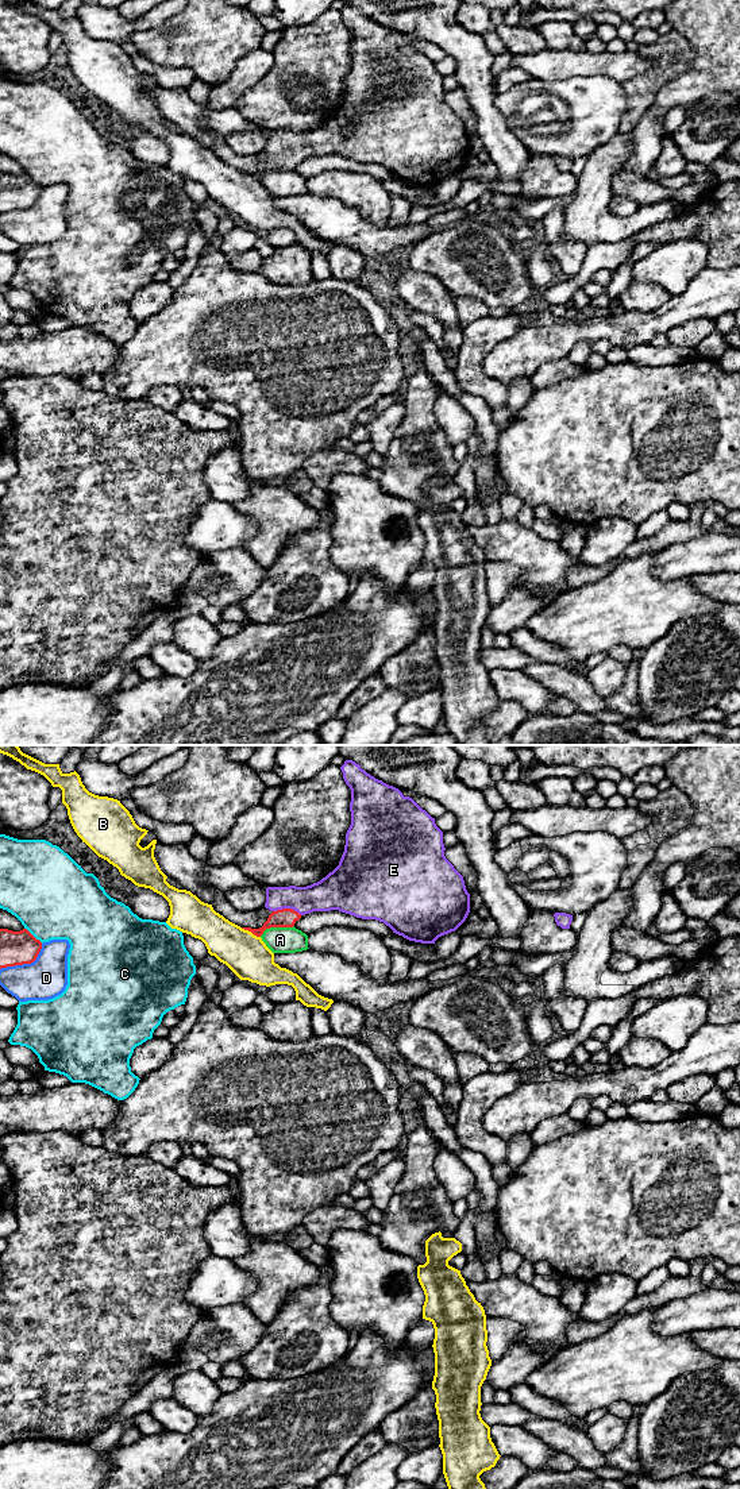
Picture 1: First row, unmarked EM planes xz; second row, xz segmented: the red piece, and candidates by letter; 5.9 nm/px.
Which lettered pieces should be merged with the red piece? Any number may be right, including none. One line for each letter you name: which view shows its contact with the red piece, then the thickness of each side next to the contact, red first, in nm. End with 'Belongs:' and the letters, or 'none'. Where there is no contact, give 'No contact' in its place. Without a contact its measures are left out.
E: Touches red in xz. Thickness 110 nm (red) against 190 nm
Belongs: E

